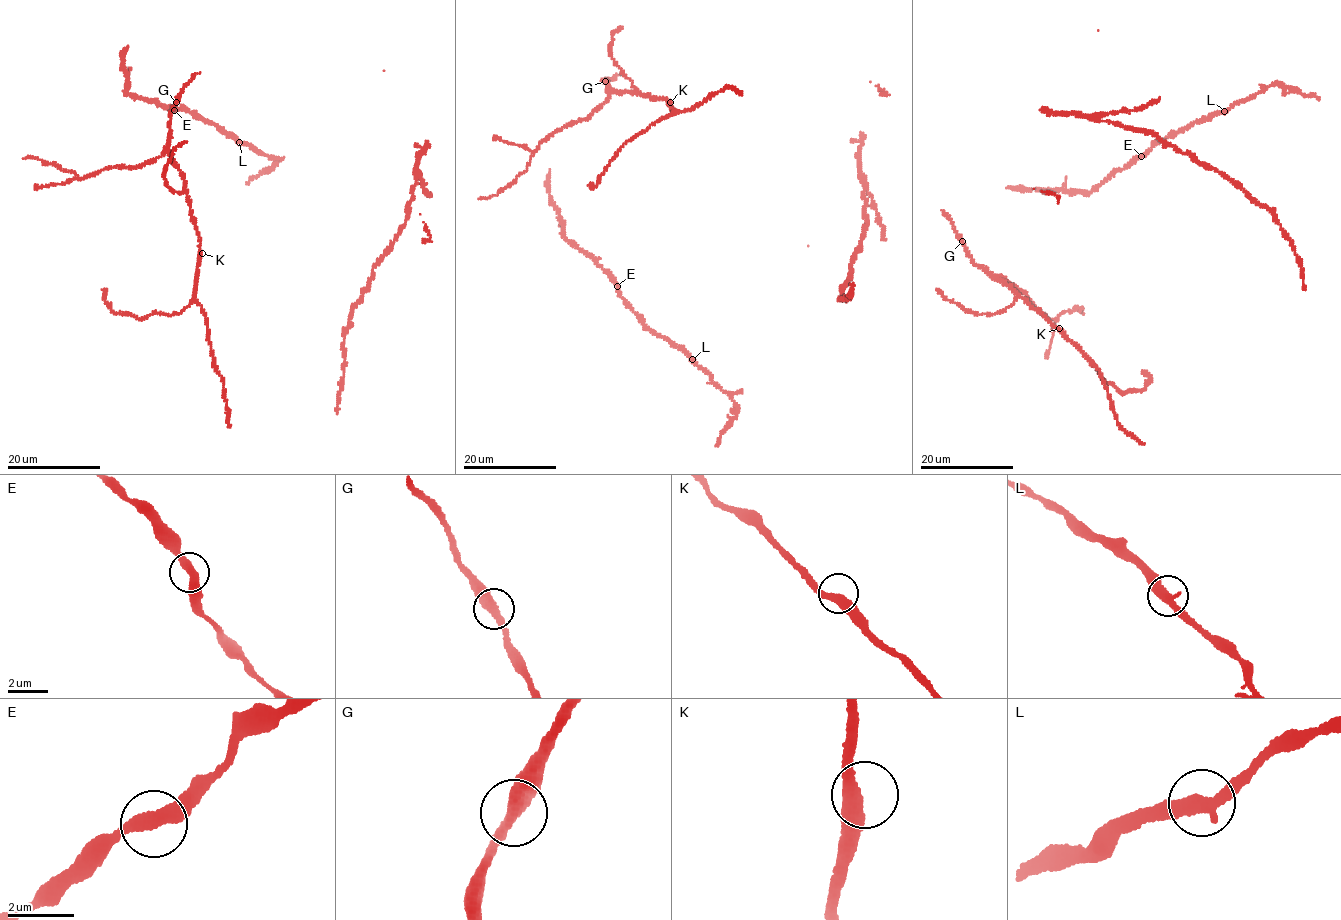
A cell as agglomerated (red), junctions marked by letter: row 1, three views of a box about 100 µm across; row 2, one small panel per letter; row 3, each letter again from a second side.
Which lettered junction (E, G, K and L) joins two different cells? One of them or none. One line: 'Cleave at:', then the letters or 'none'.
Cleave at: none

